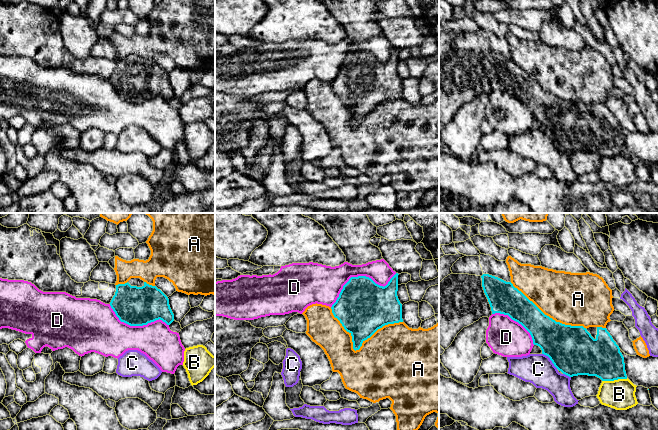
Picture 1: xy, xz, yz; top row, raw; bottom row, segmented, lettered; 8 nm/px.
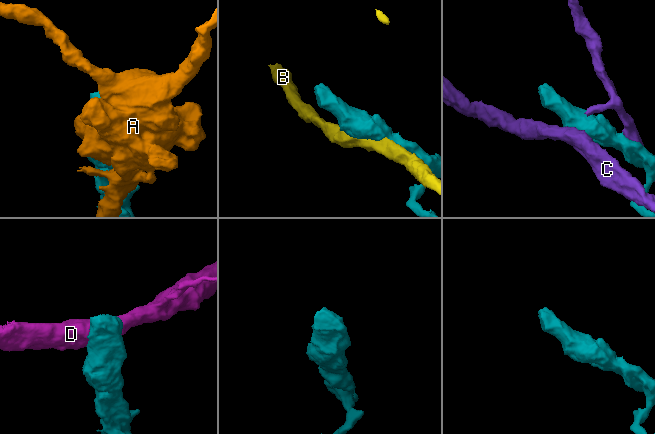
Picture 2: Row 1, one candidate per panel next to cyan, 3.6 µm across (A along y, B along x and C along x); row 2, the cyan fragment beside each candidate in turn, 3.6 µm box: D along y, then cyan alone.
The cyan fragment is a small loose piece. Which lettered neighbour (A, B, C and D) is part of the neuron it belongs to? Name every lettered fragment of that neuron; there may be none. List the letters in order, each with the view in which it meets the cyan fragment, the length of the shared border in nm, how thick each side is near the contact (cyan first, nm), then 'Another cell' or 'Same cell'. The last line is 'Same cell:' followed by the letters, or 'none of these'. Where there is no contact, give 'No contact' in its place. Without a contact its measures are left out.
A: Touches cyan in xz. Shared border 600 nm. Thickness 300 nm (cyan) against 500 nm. Another cell
B: Touches cyan in yz. Shared border 200 nm. Thickness 320 nm (cyan) against 240 nm. Another cell
C: Touches cyan in yz. Shared border 180 nm. Thickness 380 nm (cyan) against 240 nm. Another cell
D: Touches cyan in xz. Shared border 600 nm. Thickness 420 nm (cyan) against 240 nm. Another cell
Same cell: none of these

